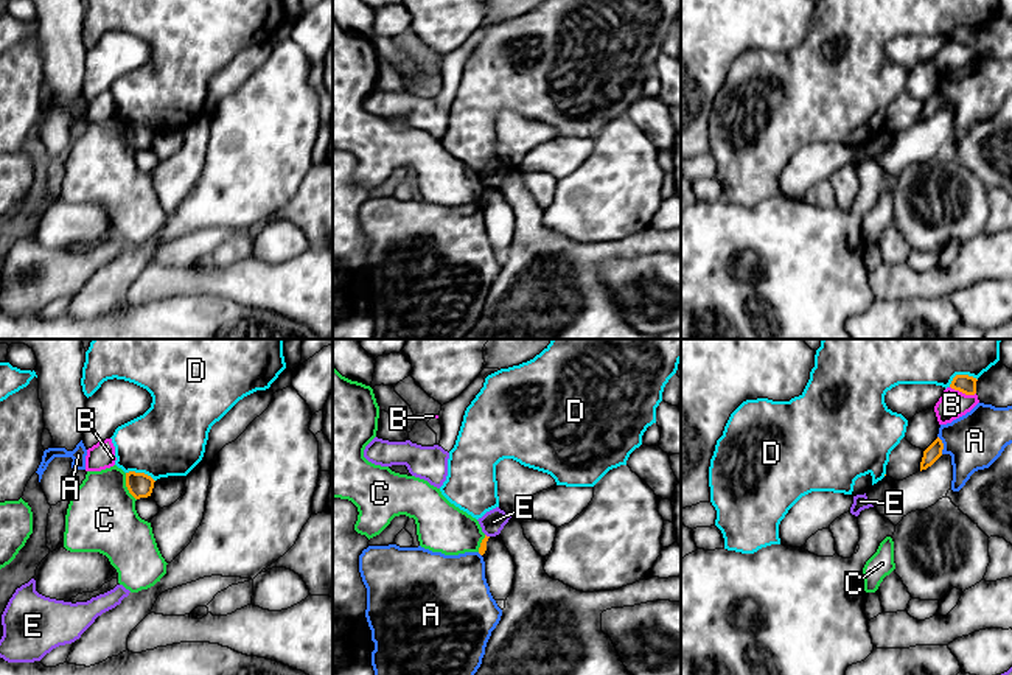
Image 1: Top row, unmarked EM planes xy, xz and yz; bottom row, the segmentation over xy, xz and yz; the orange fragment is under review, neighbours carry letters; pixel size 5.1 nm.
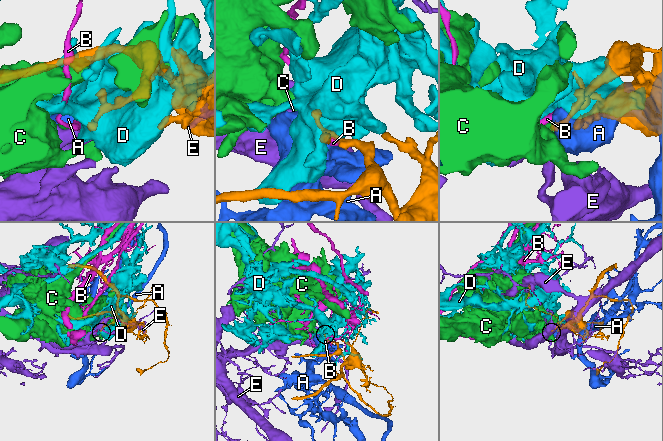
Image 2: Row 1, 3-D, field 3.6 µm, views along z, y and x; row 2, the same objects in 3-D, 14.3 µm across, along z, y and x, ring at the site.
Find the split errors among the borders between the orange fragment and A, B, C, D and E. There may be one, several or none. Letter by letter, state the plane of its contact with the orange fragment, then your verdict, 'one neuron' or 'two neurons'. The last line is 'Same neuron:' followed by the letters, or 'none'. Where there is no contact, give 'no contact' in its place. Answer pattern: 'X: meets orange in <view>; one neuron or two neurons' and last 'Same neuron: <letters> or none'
A: meets orange in yz; two neurons
B: meets orange in yz; two neurons
C: meets orange in xy; two neurons
D: meets orange in yz; two neurons
E: meets orange in xz; two neurons
Same neuron: none

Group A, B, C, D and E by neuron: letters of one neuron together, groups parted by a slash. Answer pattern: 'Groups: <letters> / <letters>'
Groups: A / B / C / D / E

